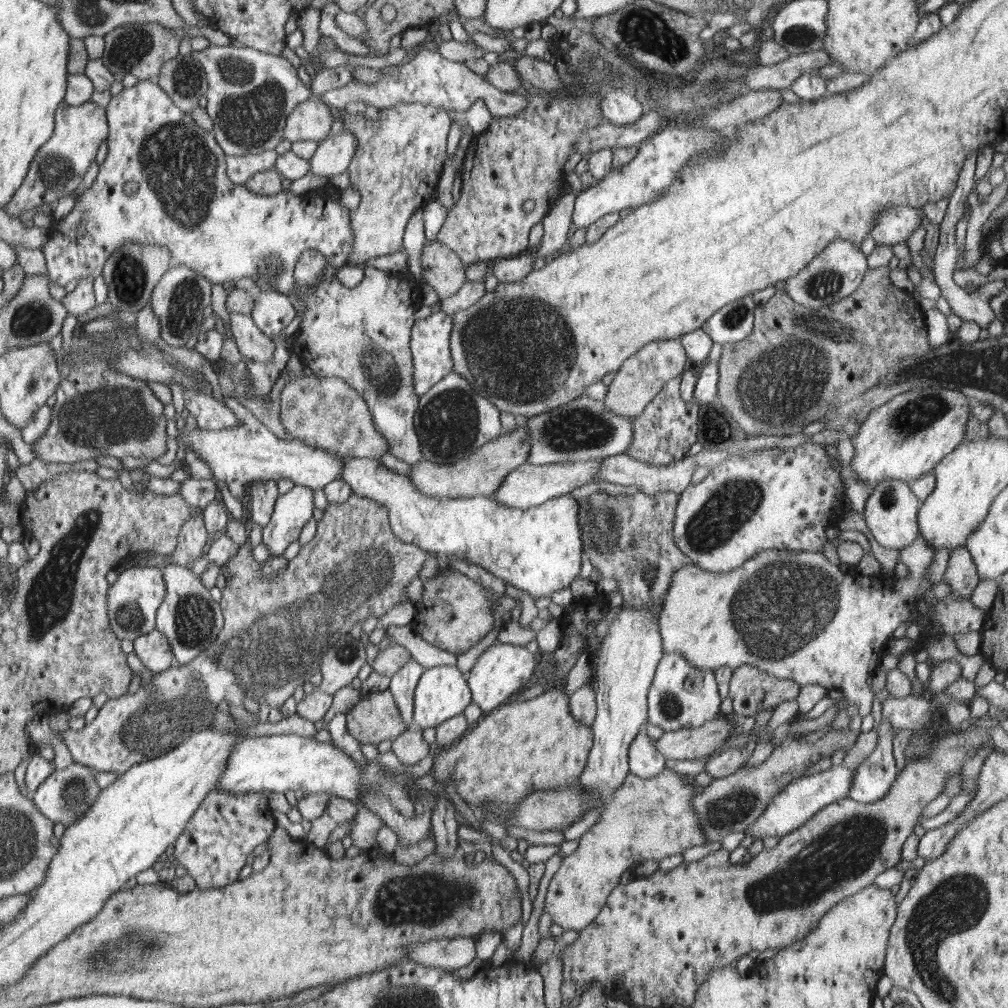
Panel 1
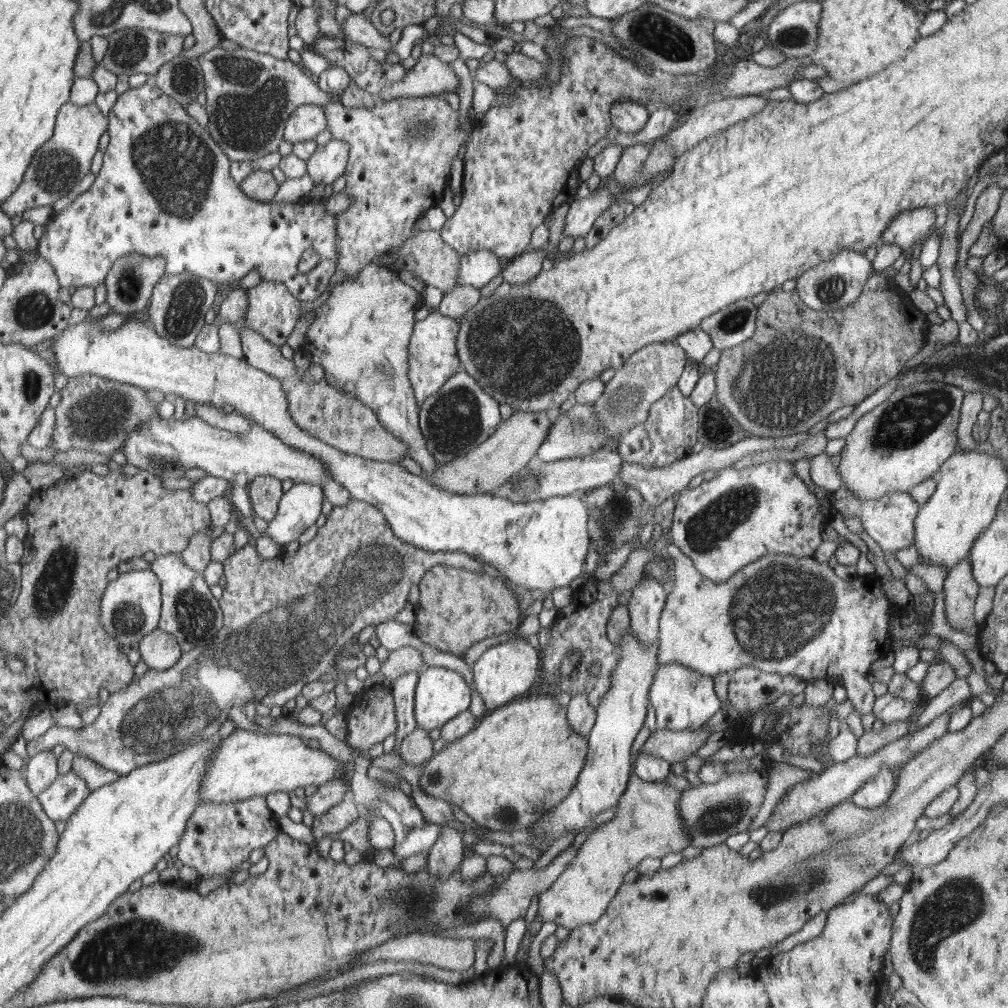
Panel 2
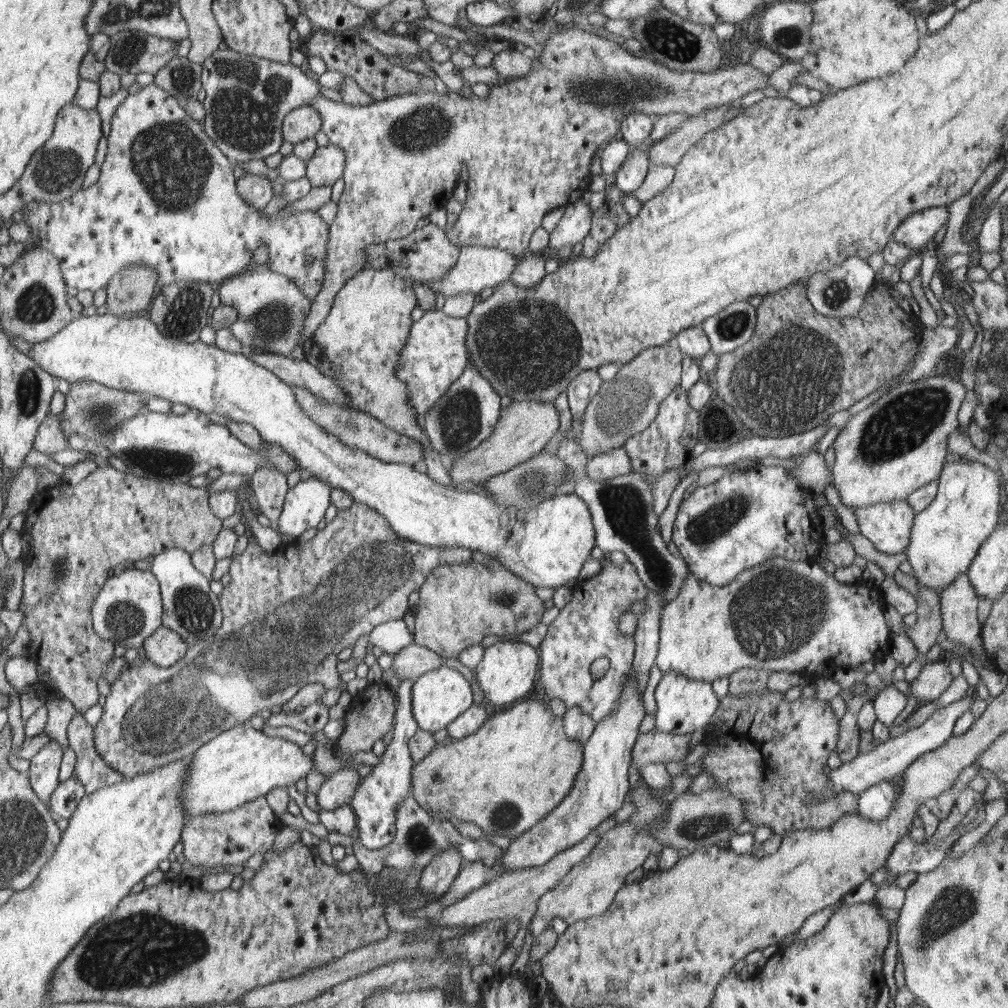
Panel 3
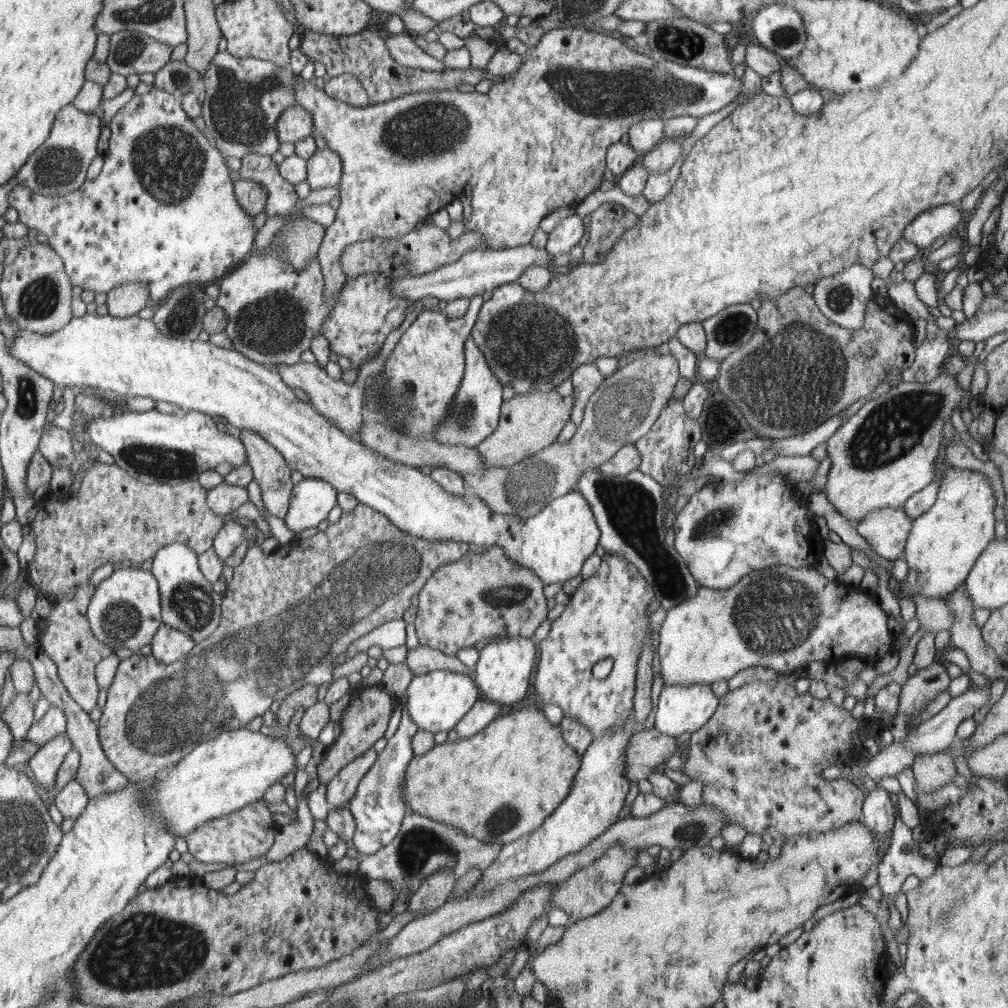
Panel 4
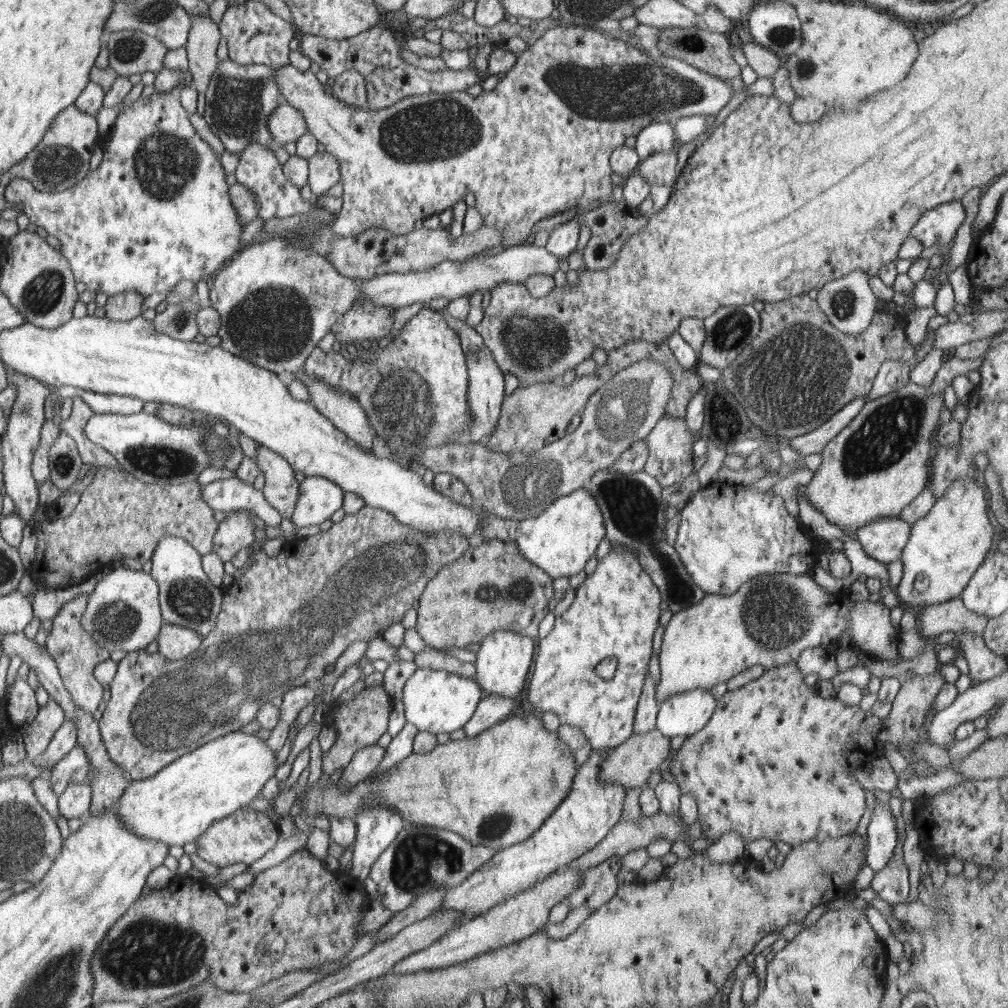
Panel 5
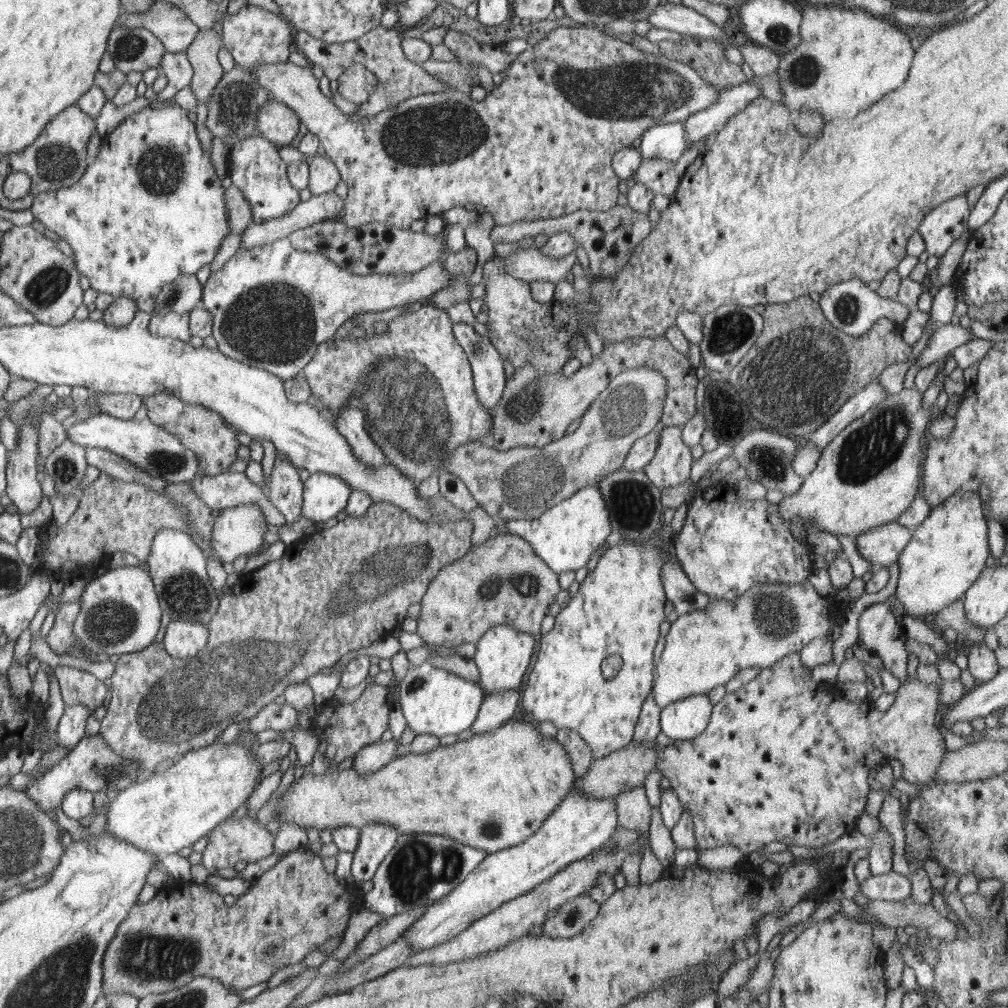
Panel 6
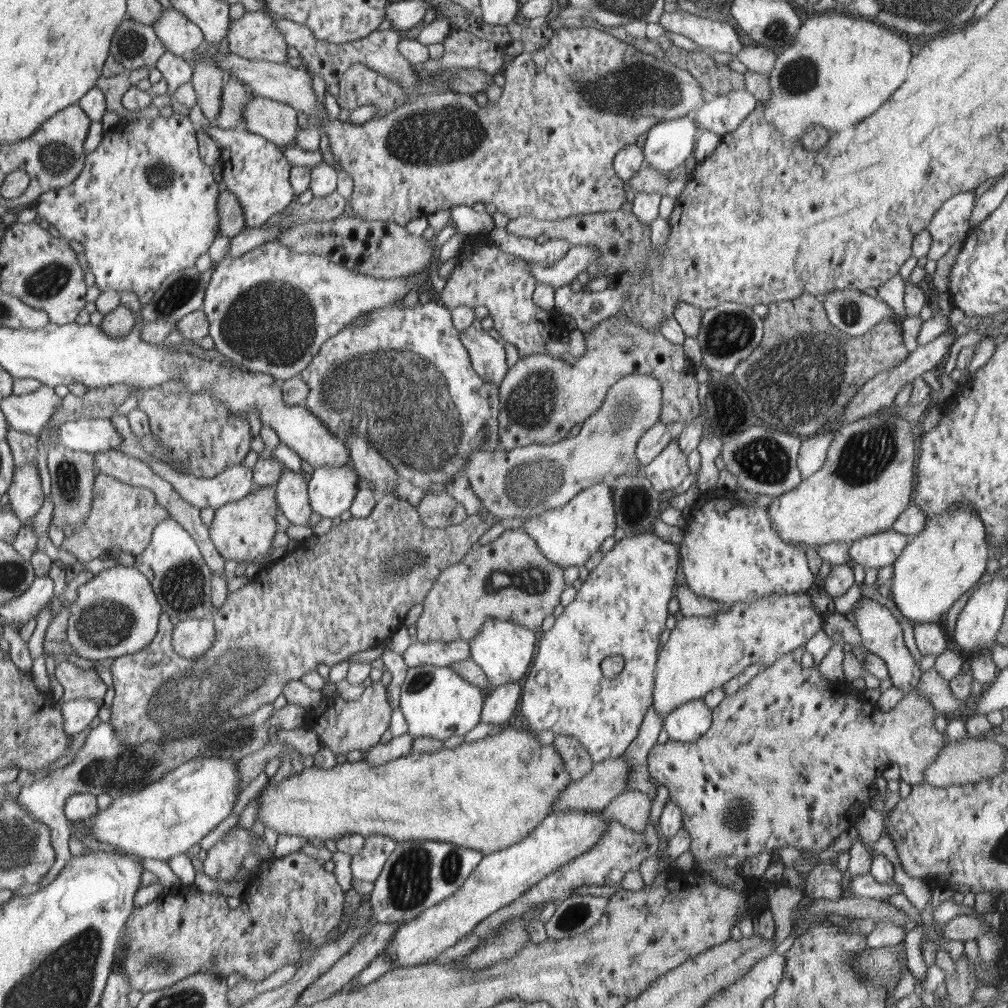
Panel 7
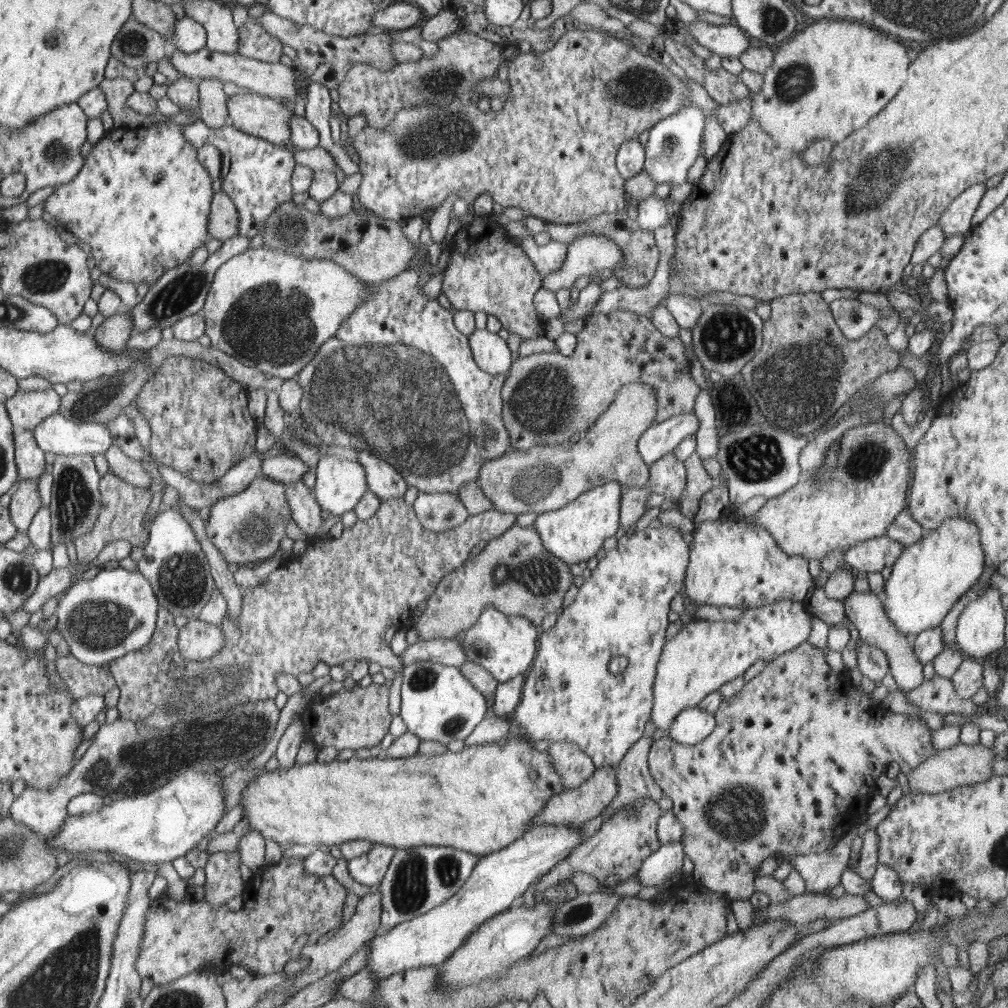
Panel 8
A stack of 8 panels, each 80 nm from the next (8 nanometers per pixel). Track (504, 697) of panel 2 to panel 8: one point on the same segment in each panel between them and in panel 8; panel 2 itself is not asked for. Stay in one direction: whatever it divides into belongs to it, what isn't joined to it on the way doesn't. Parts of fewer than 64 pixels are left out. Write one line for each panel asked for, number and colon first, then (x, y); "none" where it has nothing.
3: (506, 673)
4: (503, 671)
5: (502, 662)
6: (503, 654)
7: (504, 649)
8: (505, 645)

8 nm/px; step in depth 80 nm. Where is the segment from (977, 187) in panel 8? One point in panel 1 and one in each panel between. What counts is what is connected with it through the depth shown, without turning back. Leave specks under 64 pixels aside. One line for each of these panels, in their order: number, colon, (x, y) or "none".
1: (896, 224)
2: (911, 226)
3: (916, 232)
4: (938, 221)
5: (937, 227)
6: (947, 222)
7: (950, 224)

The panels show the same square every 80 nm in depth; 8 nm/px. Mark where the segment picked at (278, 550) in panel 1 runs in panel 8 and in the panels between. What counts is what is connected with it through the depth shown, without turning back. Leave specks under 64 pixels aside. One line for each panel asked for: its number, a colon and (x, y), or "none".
2: (299, 508)
3: (304, 506)
4: (311, 500)
5: (318, 498)
6: (325, 495)
7: (331, 491)
8: (340, 483)

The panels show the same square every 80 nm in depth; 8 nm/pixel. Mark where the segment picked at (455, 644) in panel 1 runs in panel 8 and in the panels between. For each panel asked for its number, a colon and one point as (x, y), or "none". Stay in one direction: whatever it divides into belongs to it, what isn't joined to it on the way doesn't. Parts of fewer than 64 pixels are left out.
2: (457, 608)
3: (459, 605)
4: (484, 595)
5: (492, 588)
6: (500, 582)
7: (509, 579)
8: (513, 573)

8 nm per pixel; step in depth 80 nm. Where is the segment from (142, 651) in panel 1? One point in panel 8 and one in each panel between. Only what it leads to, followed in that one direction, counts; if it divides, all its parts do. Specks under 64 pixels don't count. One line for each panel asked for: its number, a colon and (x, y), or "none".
2: (160, 650)
3: (165, 647)
4: (169, 645)
5: (175, 642)
6: (183, 639)
7: (192, 638)
8: (198, 641)

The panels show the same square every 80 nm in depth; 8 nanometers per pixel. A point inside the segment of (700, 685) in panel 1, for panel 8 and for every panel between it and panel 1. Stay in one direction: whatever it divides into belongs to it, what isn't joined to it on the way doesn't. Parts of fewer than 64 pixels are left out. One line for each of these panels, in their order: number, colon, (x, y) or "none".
2: (683, 699)
3: (684, 705)
4: (680, 708)
5: (684, 714)
6: (686, 719)
7: (689, 722)
8: (693, 725)

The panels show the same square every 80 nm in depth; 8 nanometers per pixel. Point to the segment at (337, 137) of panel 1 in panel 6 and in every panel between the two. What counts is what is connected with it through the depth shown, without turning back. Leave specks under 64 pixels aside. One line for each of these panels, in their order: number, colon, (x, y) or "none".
2: (328, 162)
3: (327, 165)
4: (324, 168)
5: (324, 173)
6: (324, 176)

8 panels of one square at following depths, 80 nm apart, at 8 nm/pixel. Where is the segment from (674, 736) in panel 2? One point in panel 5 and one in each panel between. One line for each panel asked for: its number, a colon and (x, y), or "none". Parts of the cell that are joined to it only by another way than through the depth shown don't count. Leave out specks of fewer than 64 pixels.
3: (654, 746)
4: (647, 748)
5: (630, 764)

